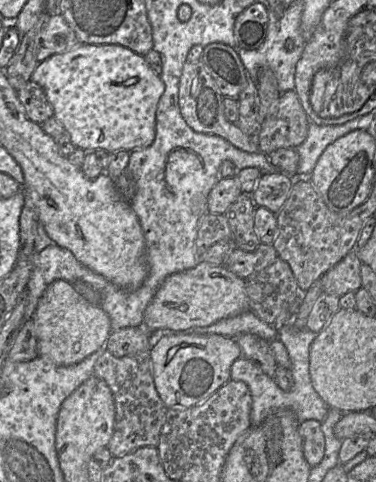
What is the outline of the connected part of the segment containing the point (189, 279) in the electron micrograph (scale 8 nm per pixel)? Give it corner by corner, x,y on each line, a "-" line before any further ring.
198,262
194,268
174,273
165,279
144,312
142,326
148,332
180,332
191,327
210,326
244,311
250,311
245,280
223,265

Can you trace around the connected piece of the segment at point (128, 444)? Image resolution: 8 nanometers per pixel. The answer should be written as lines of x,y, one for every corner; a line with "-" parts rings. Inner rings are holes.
105,351
94,365
95,375
103,379
111,389
115,401
115,423
113,435
108,443
108,450
114,458
122,457
144,446
157,447
167,414
167,407
161,400
154,384
153,367
150,351
138,352
134,355
115,357

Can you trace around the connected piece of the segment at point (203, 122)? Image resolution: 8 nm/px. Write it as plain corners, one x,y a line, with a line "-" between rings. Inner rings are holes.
202,61
186,62
179,85
179,106
187,125
198,133
220,136
236,148
255,153
260,151
256,137
246,135
236,123
230,122
224,113
224,97
220,93
213,77
209,74

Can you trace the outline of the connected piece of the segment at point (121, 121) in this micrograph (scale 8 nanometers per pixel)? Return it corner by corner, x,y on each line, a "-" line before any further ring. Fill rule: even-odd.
85,44
39,63
31,80
39,84
53,107
54,117
63,125
77,148
83,151
133,152
150,146
156,135
156,111
165,84
144,56
117,44

